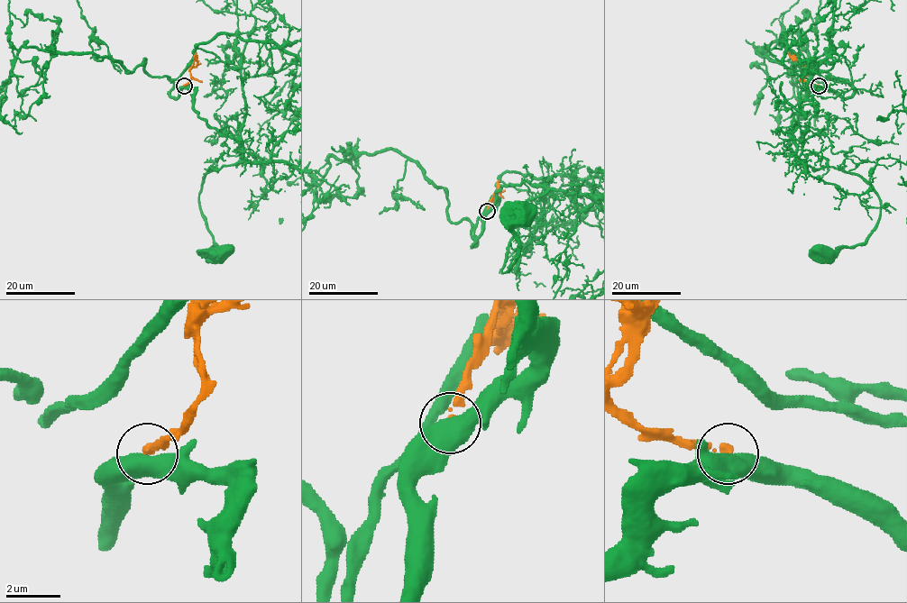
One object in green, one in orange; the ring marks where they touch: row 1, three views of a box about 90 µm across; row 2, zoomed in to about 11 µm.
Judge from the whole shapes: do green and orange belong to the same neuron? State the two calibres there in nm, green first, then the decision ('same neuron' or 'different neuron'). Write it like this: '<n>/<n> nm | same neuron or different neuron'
550/280 nm | different neuron

